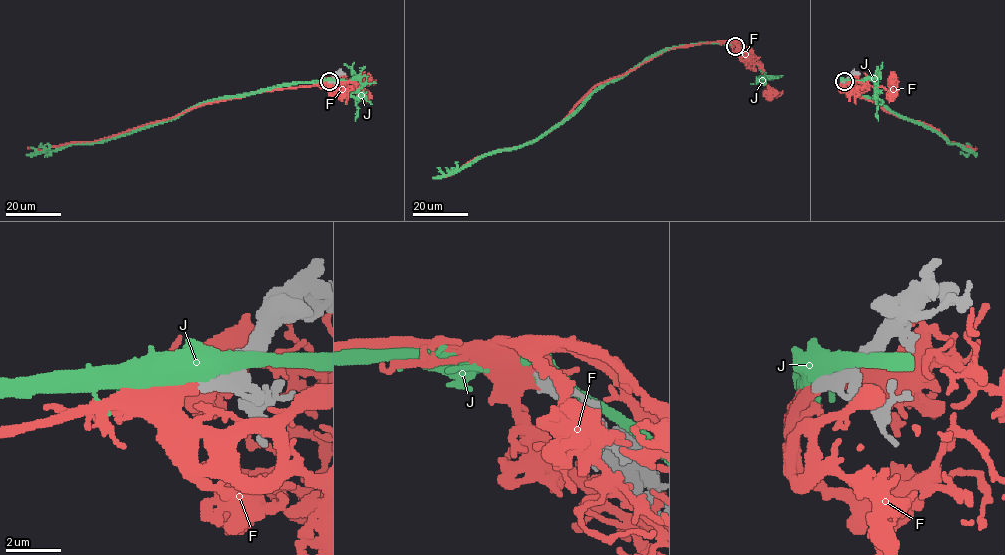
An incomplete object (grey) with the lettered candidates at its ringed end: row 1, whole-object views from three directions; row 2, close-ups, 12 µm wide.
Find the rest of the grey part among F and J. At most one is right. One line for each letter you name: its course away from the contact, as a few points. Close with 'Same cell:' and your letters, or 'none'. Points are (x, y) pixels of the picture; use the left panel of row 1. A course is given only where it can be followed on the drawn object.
F: Its course: (329, 81), (205, 103), (171, 118), (86, 142), (69, 142), (44, 149), (28, 147)
Same cell: F

